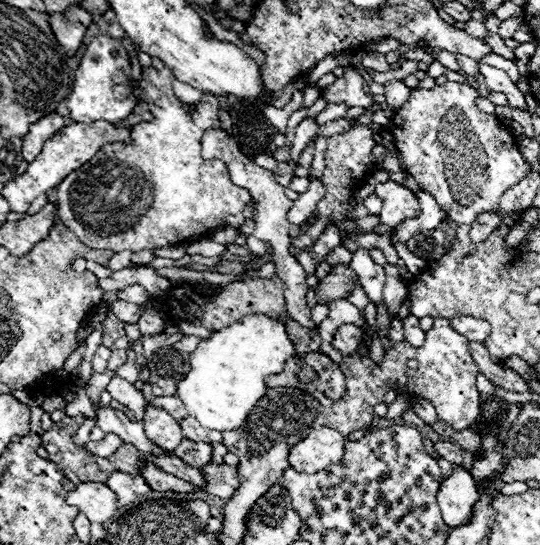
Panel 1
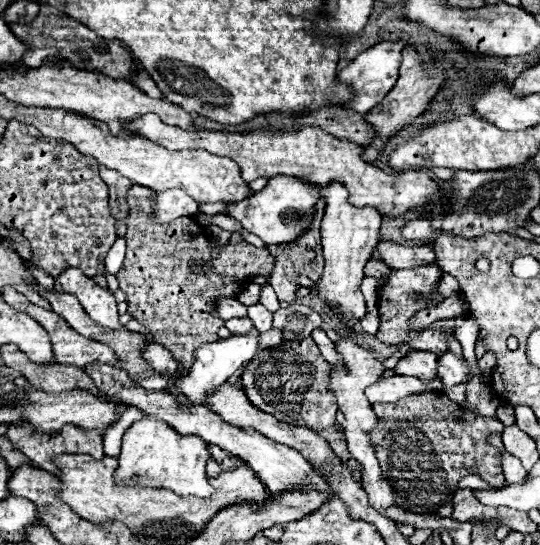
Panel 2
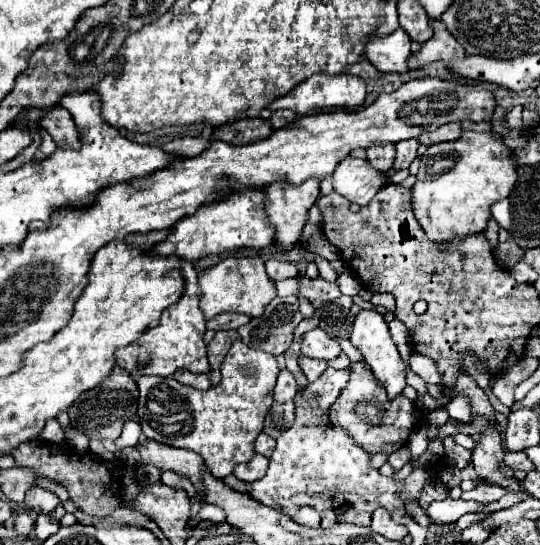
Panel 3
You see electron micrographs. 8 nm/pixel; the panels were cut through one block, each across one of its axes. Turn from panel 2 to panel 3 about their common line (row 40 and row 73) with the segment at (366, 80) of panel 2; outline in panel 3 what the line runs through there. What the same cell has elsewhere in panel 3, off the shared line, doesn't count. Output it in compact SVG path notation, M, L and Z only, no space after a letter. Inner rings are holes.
M398 28L394 34L384 36L384 38L372 38L366 48L364 48L364 56L376 66L376 70L380 70L382 74L390 74L390 72L398 72L404 74L406 68L406 60L412 54L410 50L412 40L406 32L402 32L402 28Z

